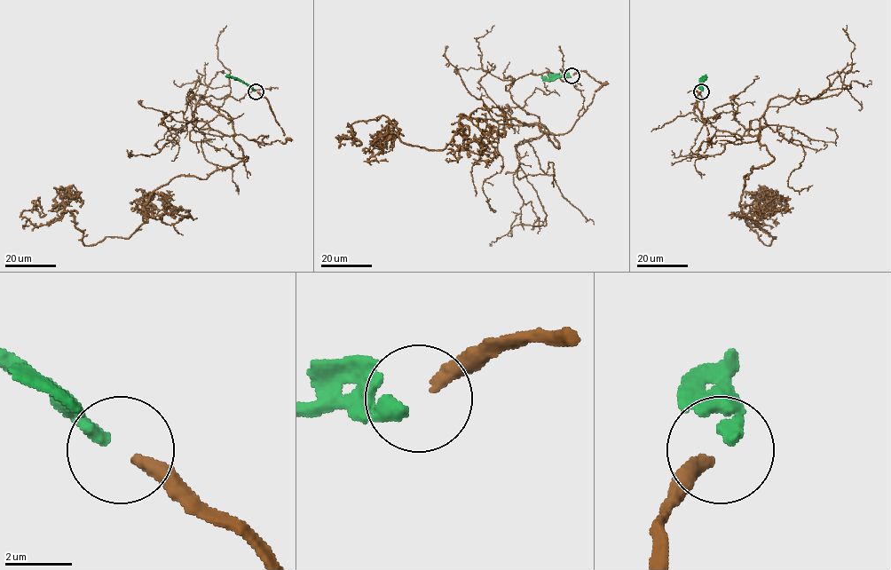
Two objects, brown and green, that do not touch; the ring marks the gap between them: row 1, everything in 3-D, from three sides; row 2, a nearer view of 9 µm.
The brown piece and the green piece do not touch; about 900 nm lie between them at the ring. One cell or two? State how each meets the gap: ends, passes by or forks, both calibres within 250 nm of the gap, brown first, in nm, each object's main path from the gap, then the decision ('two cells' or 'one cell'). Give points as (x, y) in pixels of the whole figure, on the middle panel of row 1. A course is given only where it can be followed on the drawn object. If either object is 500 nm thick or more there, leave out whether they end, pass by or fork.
brown ends | green ends | 360/440 nm | brown via (572, 75), (602, 84), (558, 148), (514, 118), (433, 150), (348, 122) | green via (571, 76), (540, 77) | two cells

